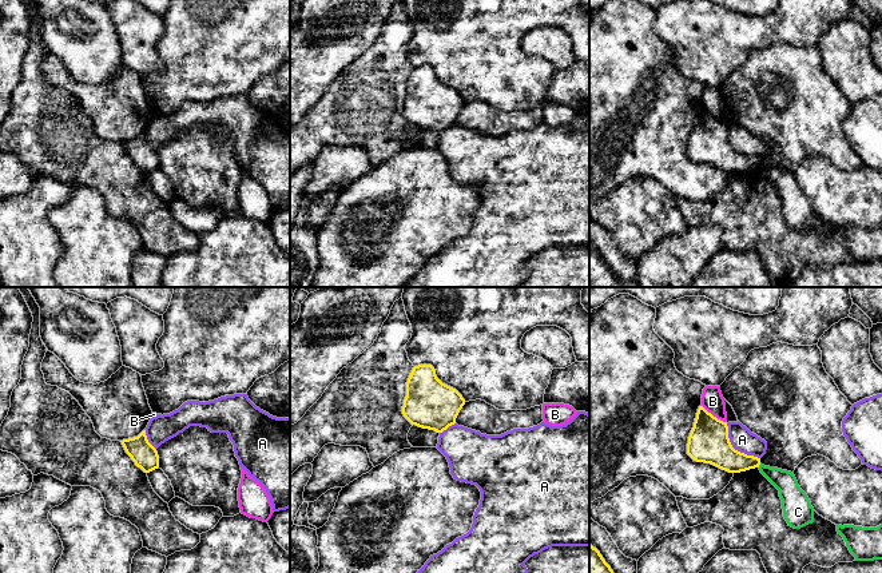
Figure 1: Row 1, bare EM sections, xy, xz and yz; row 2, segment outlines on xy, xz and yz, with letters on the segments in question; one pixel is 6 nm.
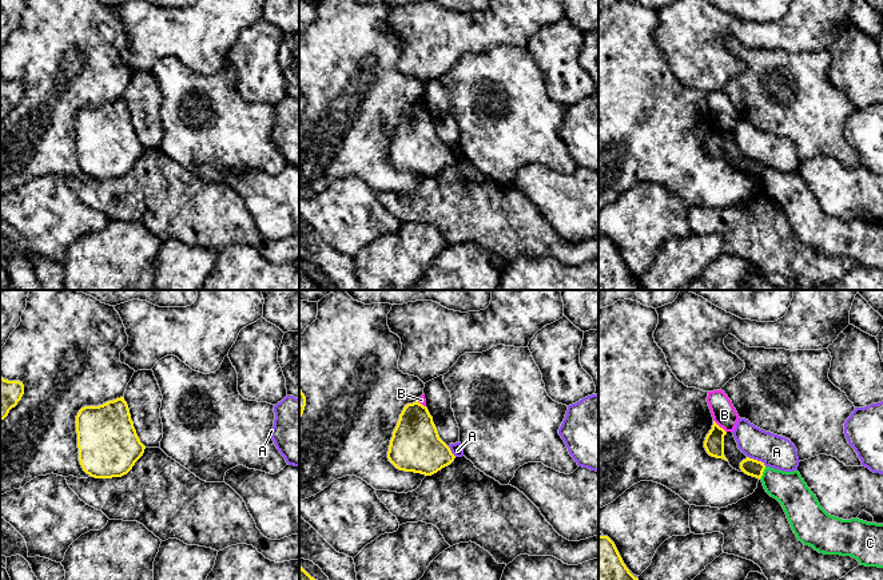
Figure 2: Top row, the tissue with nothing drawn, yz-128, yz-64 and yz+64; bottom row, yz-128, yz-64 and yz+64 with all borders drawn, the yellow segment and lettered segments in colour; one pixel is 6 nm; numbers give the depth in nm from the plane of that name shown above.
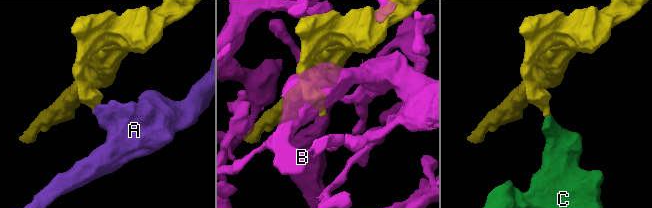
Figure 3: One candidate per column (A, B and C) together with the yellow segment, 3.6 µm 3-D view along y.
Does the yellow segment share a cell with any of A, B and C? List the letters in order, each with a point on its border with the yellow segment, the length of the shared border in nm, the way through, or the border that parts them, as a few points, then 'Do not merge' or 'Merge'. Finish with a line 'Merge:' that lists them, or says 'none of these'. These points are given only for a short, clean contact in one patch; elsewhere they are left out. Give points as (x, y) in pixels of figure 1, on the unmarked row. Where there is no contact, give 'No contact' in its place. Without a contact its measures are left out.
A: Touches yellow at yz (734, 150). Shared border 300 nm. Do not merge
B: Touches yellow at yz (712, 116). Shared border 190 nm. Do not merge
C: Touches yellow at yz (759, 164). Shared border 30 nm. Boundary: yz (761, 164), (758, 167). Do not merge
Merge: none of these

